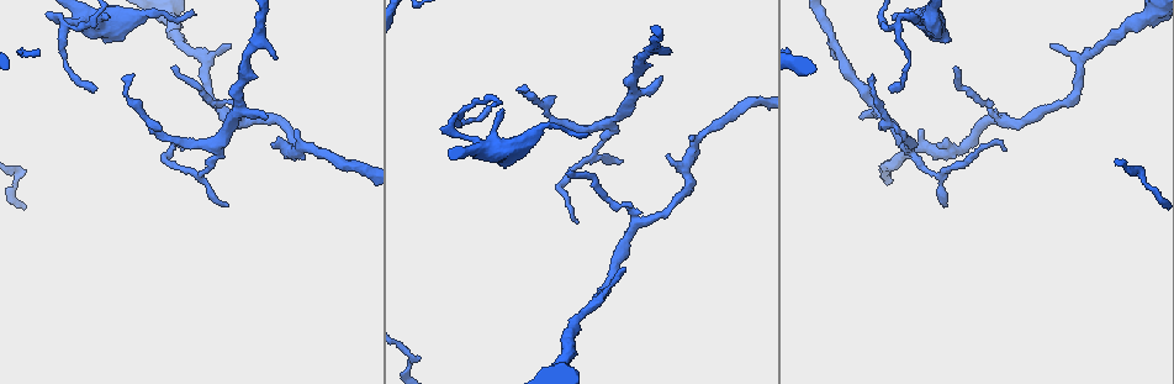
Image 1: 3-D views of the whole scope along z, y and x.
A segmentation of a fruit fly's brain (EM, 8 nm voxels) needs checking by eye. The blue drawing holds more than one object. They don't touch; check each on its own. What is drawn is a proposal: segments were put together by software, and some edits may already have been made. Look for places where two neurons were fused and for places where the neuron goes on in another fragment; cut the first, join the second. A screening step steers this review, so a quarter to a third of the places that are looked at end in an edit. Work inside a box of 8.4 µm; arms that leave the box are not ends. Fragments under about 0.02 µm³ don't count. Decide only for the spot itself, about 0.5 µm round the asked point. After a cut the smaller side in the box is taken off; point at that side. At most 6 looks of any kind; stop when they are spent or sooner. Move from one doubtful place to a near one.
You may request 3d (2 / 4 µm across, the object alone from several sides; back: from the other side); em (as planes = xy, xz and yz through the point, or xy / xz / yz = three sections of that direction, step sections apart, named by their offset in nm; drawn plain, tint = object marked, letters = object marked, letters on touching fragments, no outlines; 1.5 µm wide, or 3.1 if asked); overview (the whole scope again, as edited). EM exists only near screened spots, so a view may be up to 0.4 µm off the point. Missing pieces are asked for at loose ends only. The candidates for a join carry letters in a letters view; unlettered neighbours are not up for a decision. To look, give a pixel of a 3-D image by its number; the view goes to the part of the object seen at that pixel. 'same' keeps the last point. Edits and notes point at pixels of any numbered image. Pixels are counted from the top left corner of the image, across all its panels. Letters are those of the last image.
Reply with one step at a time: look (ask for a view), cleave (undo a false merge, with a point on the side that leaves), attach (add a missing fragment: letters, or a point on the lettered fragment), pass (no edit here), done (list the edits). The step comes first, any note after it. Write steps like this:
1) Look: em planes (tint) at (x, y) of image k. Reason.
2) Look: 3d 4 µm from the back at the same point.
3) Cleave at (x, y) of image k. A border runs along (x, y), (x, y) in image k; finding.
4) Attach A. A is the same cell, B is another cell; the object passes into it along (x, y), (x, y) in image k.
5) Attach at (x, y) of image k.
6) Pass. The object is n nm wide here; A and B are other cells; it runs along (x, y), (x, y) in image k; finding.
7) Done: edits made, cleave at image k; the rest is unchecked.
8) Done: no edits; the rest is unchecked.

Look: em planes (letters) at (956, 67) of image 1. Tapers out.

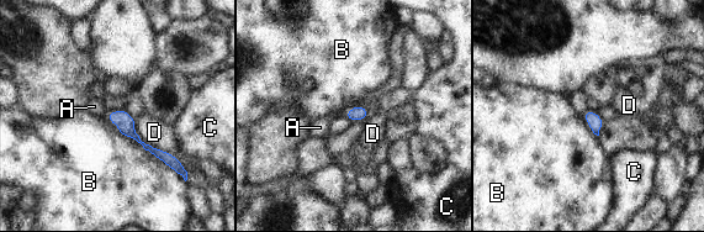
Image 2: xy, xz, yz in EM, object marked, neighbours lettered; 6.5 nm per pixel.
Attach A. The object is 90 nm wide here; A is the same cell, B, C and D are other cells; the neuron continues.

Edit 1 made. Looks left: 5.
Look: em planes (letters) at (635, 224) of image 1. Three-way junction.

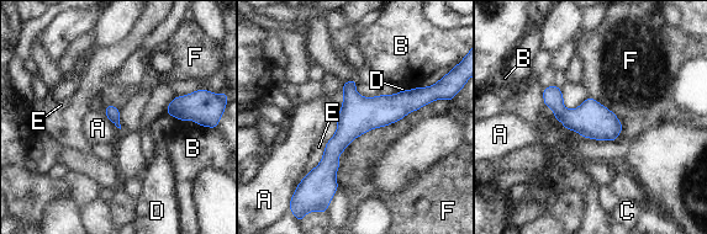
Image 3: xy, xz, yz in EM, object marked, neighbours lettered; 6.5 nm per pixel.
Pass. A, B, C, D, E and F are other cells; it runs along (427, 100), (369, 112), (311, 176) in image 3; continuous, no second neuron.

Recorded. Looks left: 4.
Look: em planes (letters) at (132, 73) of image 1. Thin end.

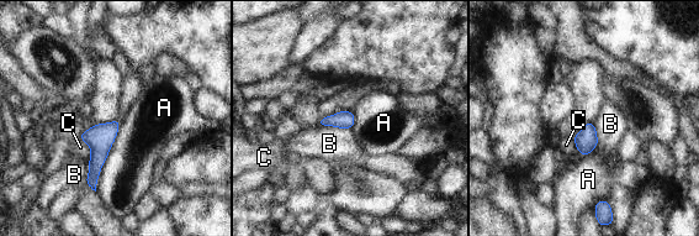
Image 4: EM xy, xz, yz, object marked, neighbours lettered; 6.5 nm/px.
Pass. The longest contact is with A, 480 nm; A, B and C are other cells; a border runs along (318, 125), (350, 129) in image 4; none of them fits.

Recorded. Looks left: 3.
Done: edits made, attach at image 2; the rest is unchecked.

